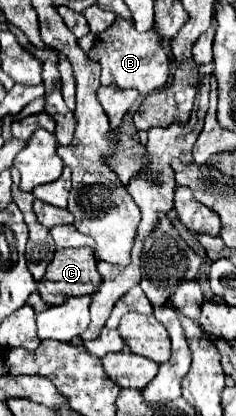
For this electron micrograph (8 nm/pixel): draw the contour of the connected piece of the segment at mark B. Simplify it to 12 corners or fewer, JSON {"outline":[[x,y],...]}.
{"outline":[[117,19],[87,55],[103,87],[165,87],[169,57],[151,31]]}

